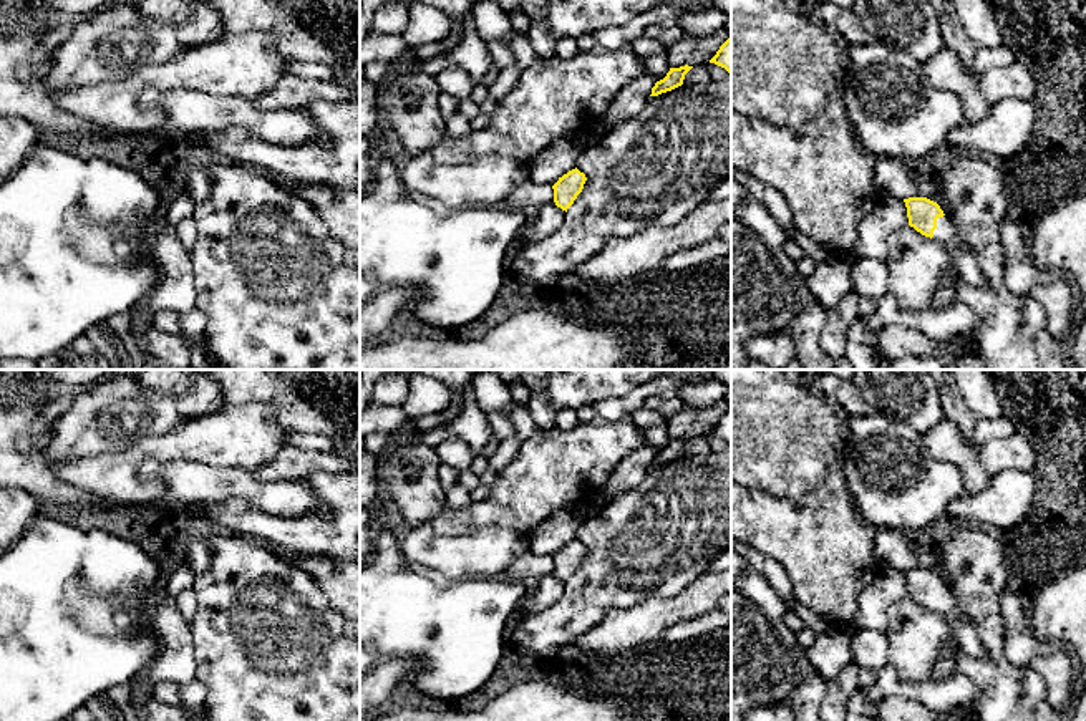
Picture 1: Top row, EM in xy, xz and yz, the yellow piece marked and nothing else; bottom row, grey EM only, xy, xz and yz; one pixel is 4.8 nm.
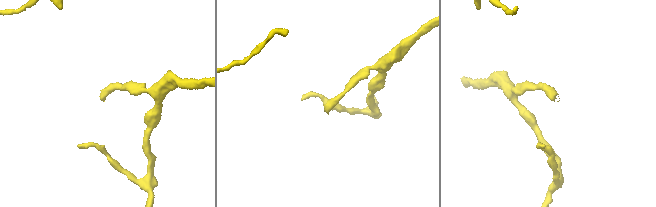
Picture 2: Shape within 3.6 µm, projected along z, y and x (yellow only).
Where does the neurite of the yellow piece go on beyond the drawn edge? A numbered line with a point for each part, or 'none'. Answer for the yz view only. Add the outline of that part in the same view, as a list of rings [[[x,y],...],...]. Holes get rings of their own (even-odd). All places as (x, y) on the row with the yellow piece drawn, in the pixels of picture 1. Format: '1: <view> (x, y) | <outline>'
1: yz (965, 262) | [[[948,215],[937,219],[937,229],[932,239],[948,247],[952,262],[965,283],[977,288],[988,288],[988,280],[980,270],[977,255],[960,245],[957,229]]]

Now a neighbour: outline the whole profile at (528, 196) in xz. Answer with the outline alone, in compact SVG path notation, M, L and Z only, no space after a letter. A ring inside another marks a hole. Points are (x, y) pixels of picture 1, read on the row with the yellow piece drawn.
M529 177L516 184L506 199L506 206L532 215L544 204L554 201L554 189L549 184L532 182Z

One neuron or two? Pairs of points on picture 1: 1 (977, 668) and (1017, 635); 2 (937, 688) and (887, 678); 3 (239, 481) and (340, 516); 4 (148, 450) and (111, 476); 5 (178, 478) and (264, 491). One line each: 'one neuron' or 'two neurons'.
1: two neurons
2: one neuron
3: two neurons
4: one neuron
5: one neuron

